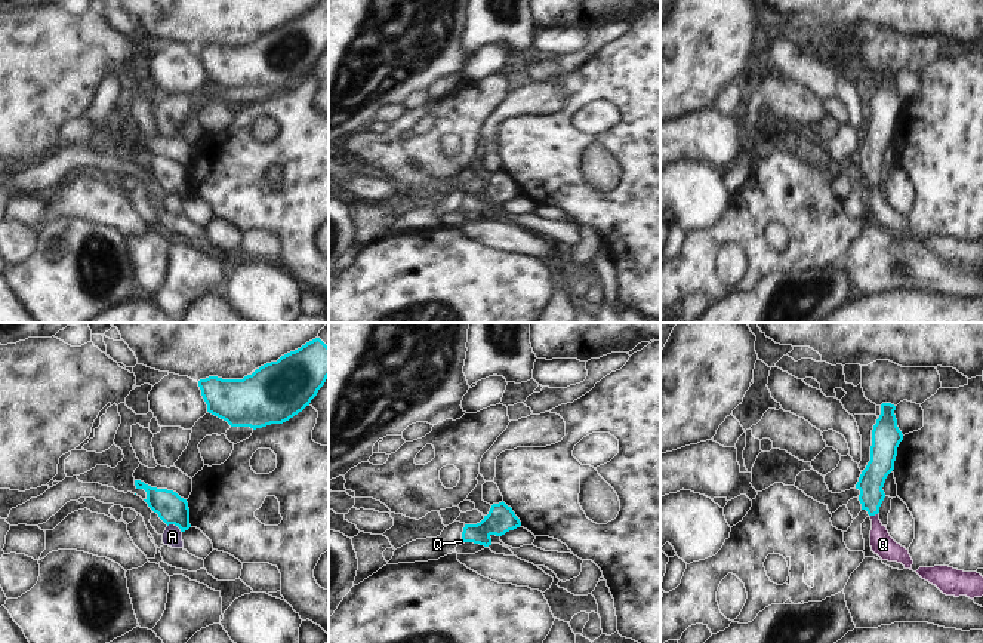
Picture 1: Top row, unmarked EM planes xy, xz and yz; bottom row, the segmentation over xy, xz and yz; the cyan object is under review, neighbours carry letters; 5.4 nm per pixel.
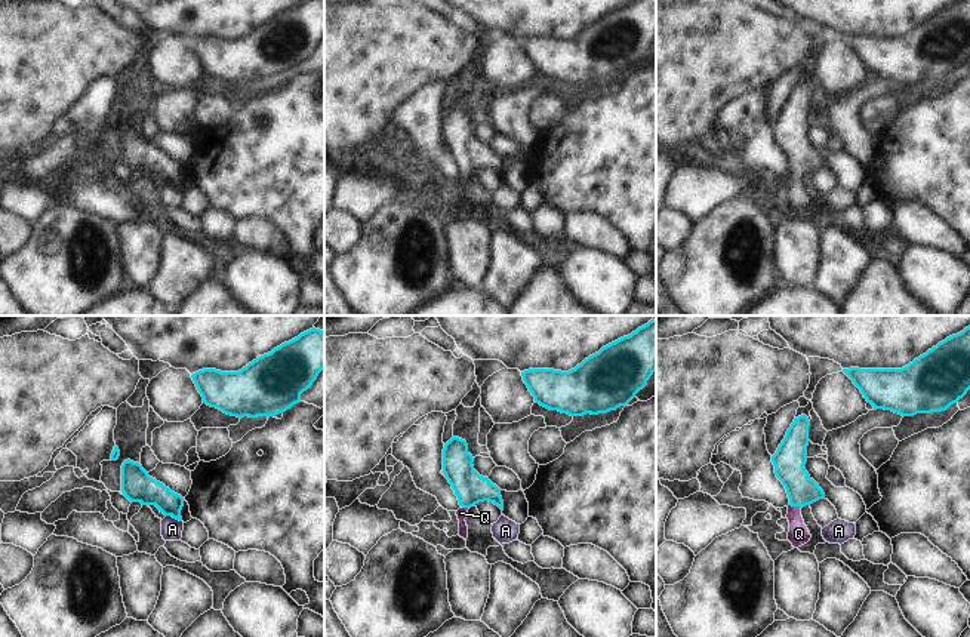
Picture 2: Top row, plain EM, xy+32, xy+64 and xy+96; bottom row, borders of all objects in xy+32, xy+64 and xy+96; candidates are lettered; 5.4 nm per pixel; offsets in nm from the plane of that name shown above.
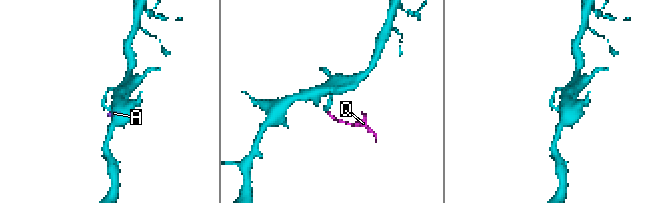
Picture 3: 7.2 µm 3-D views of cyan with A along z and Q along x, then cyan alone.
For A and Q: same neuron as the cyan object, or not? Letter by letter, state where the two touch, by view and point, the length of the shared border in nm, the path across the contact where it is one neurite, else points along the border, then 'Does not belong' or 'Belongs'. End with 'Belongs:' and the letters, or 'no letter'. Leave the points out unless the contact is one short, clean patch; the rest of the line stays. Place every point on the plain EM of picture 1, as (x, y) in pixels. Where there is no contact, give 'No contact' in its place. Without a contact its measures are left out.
A: Touches cyan at xy (175, 193). Shared border 90 nm. Boundary: xy (168, 193), (175, 193), (181, 200). Does not belong
Q: Touches cyan at yz (872, 182). Shared border 50 nm. Path across: yz (871, 150), (872, 182), (883, 212). Belongs
Belongs: Q.

